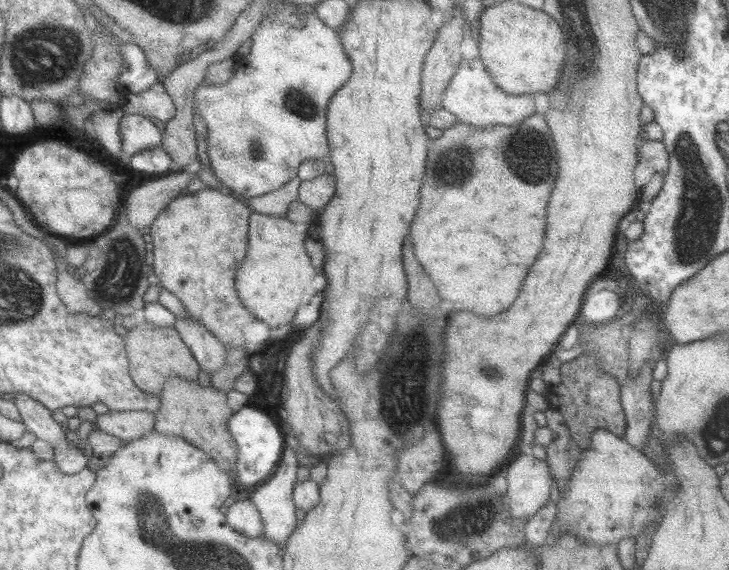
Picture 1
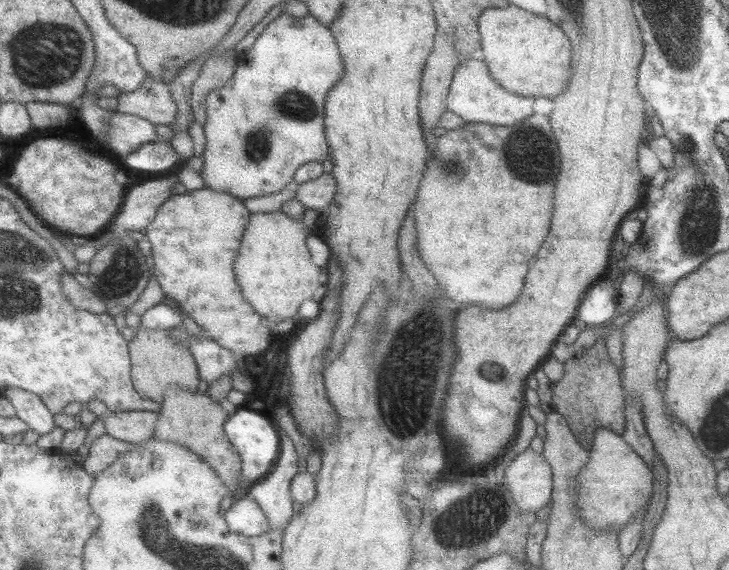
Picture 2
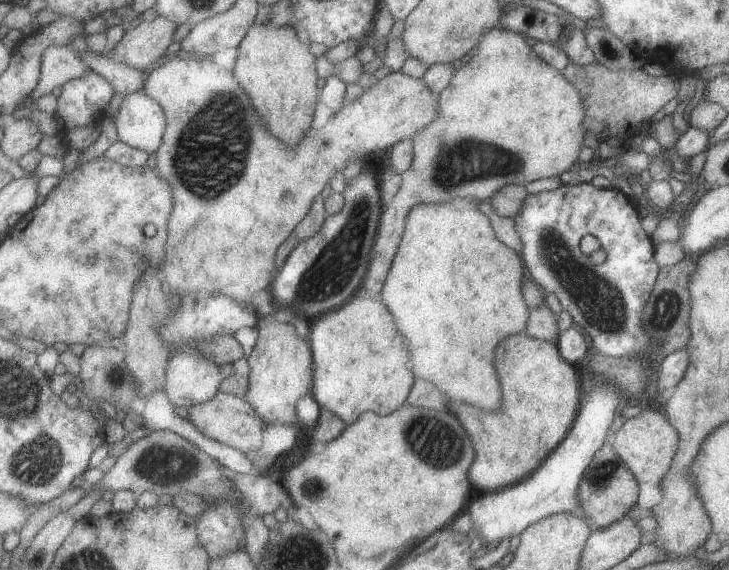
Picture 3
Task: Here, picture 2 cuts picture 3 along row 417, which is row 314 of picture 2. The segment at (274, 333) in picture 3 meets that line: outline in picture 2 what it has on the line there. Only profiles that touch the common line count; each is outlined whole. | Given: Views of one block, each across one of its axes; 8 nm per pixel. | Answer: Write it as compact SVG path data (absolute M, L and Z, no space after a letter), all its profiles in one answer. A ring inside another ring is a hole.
M282 210L252 213L240 253L237 254L235 271L245 298L264 318L277 322L287 318L295 320L305 301L322 294L323 285L319 276L323 268L313 260L308 246L310 235L309 228L303 228L301 219L291 218Z

